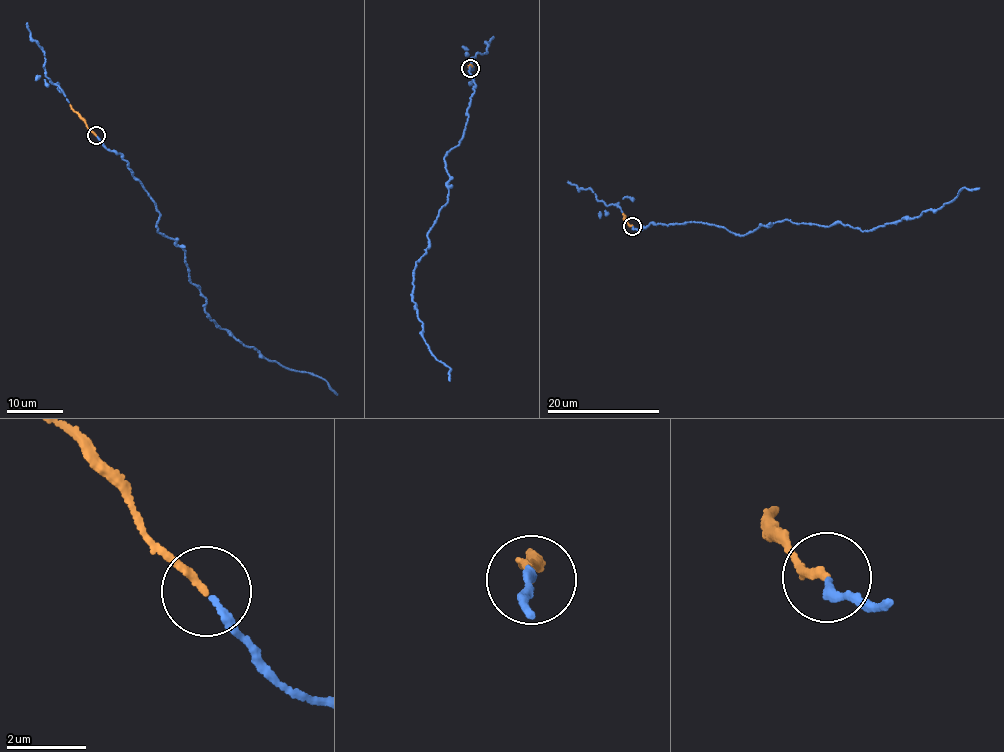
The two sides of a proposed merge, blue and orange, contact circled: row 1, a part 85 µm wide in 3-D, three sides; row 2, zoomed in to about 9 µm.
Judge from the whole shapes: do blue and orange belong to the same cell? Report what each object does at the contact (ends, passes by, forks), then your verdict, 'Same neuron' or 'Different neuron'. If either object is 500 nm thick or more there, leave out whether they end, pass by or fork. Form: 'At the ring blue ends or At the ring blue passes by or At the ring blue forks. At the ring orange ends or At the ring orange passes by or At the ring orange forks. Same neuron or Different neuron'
At the ring blue ends. At the ring orange ends. Same neuron

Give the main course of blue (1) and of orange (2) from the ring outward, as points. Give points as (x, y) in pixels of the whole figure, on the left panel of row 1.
1: (96, 136), (143, 186), (158, 231), (185, 252), (210, 319), (337, 395)
2: (96, 135), (69, 104)

